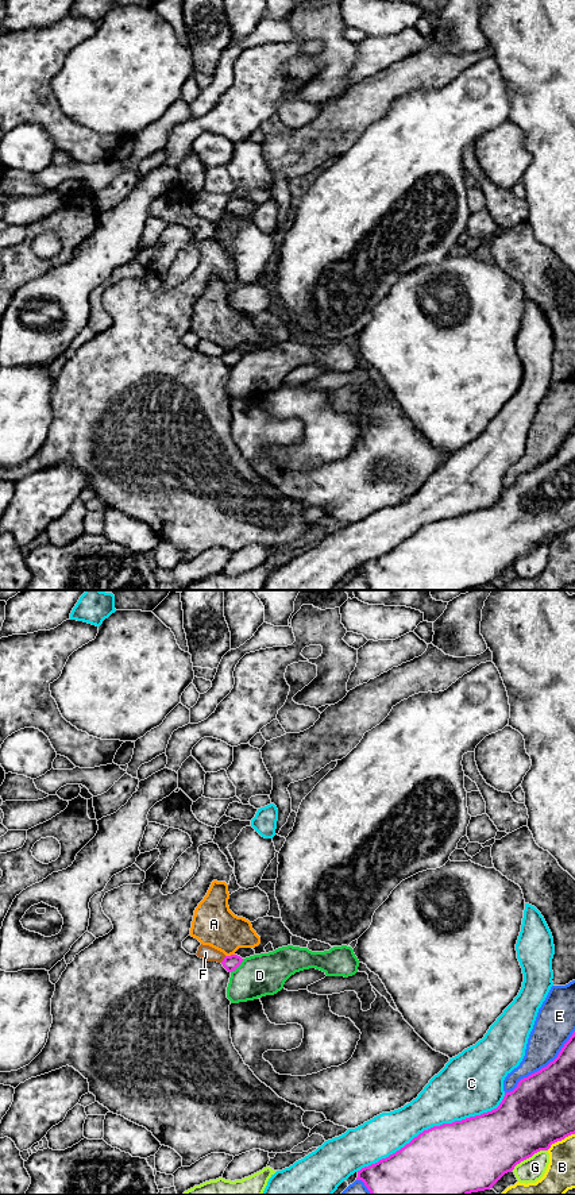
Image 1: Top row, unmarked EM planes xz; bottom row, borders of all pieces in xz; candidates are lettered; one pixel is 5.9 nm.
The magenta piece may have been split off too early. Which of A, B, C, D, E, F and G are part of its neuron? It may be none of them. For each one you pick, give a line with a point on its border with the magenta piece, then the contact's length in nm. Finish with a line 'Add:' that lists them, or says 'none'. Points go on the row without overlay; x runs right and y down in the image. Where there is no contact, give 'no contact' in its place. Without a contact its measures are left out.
D: contact xz (238, 361); length 120 nm
Add: D

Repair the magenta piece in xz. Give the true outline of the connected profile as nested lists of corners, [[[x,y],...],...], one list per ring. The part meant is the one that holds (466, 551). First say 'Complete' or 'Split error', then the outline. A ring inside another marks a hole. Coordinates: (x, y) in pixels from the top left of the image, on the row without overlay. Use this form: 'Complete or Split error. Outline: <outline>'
Complete. Outline: [[[575,427],[564,439],[553,456],[528,473],[521,474],[513,486],[505,487],[505,492],[497,504],[481,510],[455,516],[452,519],[443,519],[440,521],[433,521],[428,525],[424,525],[395,548],[358,566],[356,575],[362,575],[371,590],[468,590],[471,587],[493,583],[493,581],[505,568],[512,567],[517,559],[532,552],[540,546],[548,546],[552,539],[562,536],[571,529],[575,529]]]

